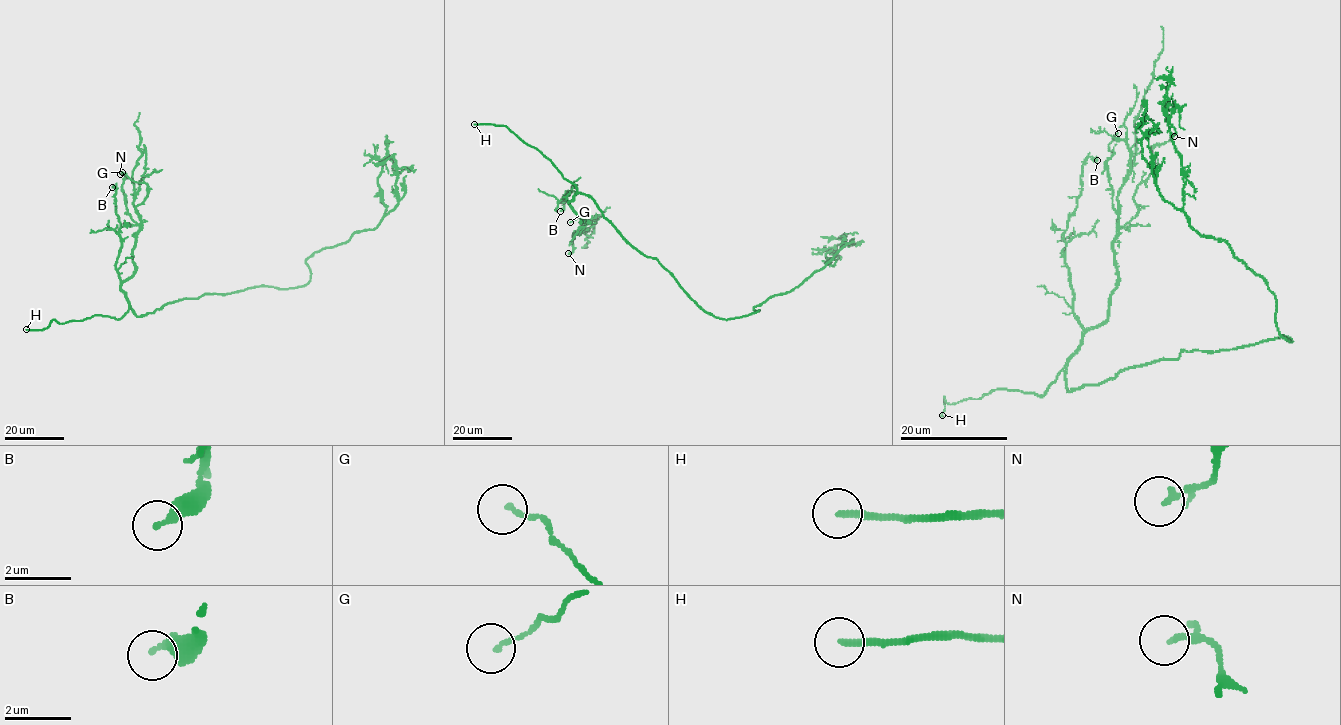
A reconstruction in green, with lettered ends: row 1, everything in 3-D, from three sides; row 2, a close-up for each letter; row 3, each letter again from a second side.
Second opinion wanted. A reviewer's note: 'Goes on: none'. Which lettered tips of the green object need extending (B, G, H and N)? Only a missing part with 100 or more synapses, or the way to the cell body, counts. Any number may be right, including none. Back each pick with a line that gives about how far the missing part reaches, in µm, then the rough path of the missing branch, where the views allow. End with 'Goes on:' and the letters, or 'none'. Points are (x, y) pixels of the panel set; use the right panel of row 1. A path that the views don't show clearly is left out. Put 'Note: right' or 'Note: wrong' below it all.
H: Missing length about 30 µm
Goes on: H
Note: wrong

